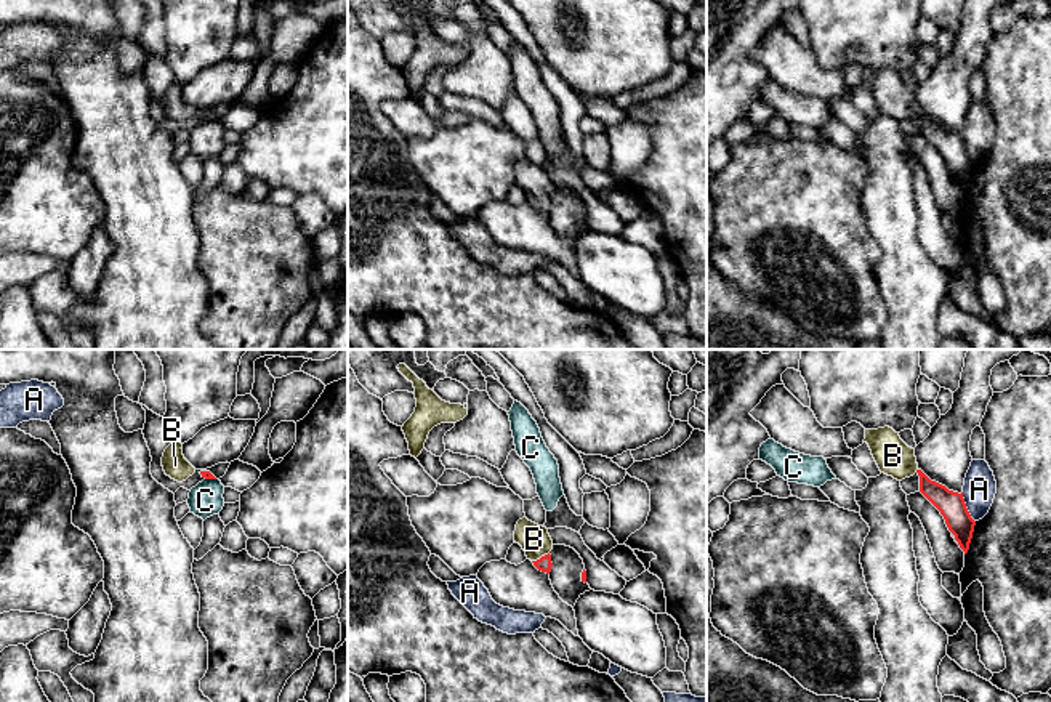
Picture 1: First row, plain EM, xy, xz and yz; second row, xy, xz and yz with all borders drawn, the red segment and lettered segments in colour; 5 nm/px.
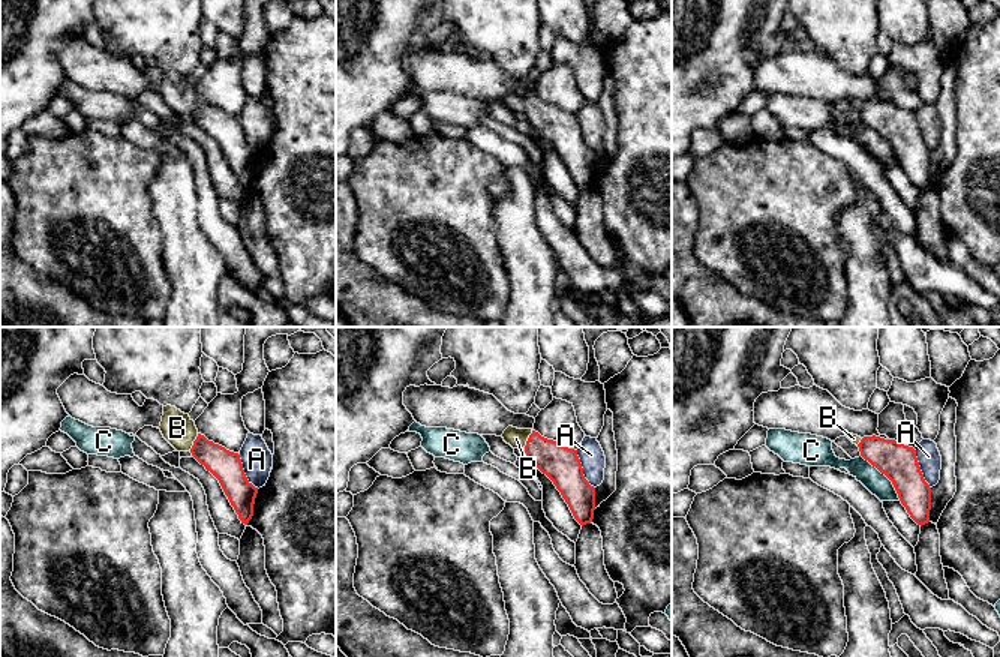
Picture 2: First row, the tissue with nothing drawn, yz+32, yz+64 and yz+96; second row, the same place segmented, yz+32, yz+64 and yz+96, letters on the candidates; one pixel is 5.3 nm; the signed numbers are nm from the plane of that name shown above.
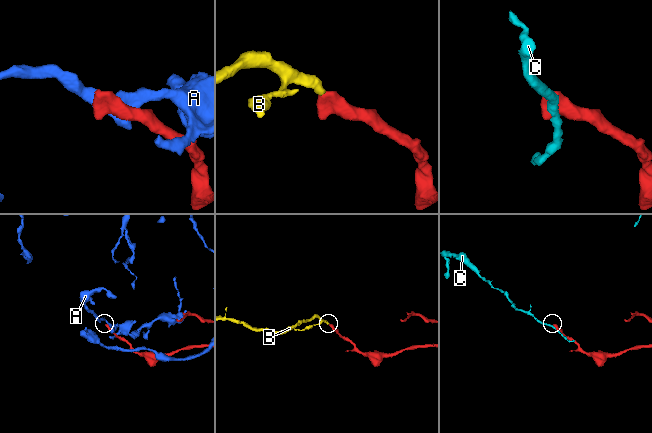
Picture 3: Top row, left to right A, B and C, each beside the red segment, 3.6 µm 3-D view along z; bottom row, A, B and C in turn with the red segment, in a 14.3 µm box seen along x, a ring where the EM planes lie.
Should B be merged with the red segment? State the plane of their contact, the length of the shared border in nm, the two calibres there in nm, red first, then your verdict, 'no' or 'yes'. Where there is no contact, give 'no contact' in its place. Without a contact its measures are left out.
contact in xz; length 100 nm; calibres 70 and 150 nm; yes

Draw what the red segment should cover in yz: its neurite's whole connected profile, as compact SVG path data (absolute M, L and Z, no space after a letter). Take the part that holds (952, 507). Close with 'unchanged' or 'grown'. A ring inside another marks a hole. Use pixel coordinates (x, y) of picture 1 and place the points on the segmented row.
M892 428L865 430L864 442L868 444L881 473L897 481L915 473L920 476L920 492L940 511L948 531L966 555L976 521L966 508L963 492L948 490L945 486L931 481L918 468L915 449L908 447Z; grown

